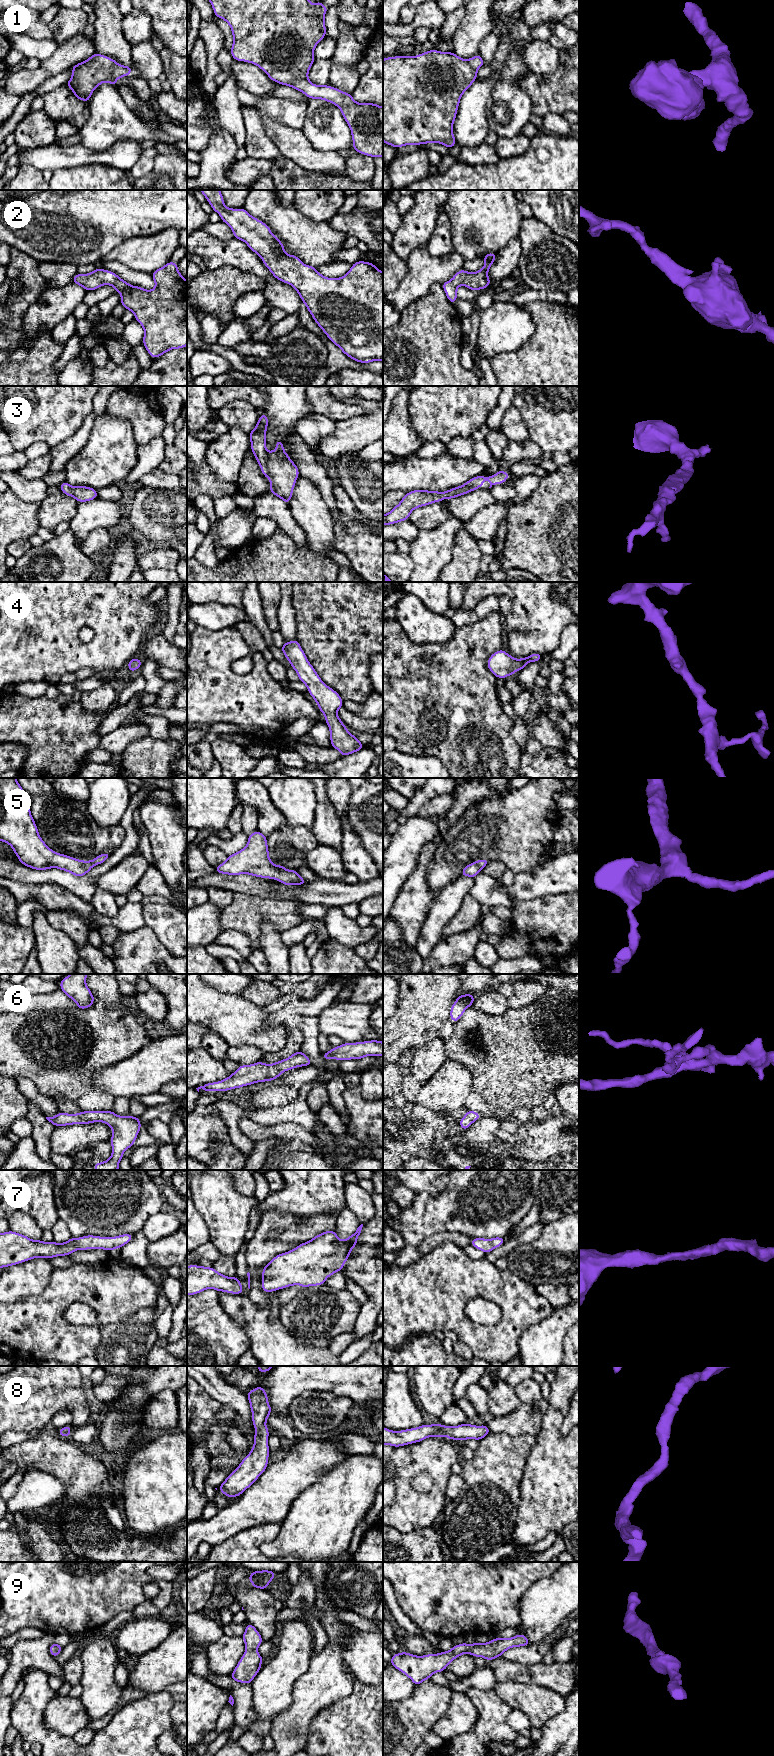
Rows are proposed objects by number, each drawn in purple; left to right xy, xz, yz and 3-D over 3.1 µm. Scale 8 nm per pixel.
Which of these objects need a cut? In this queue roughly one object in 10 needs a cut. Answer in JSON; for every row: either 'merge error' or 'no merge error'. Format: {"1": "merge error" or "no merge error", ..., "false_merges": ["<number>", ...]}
{"1": "no merge error", "2": "no merge error", "3": "no merge error", "4": "no merge error", "5": "no merge error", "6": "no merge error", "7": "no merge error", "8": "no merge error", "9": "no merge error", "false_merges": []}

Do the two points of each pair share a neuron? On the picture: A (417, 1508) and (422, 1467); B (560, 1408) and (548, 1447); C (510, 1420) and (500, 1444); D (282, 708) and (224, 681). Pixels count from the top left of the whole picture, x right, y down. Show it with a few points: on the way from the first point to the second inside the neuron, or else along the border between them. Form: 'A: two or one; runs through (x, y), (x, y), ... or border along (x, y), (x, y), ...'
A: one; runs through (408, 1497), (408, 1478), (411, 1475)
B: one; runs through (553, 1418), (550, 1437)
C: two; border along (491, 1432), (528, 1435)
D: one; runs through (268, 706), (258, 701), (243, 700), (238, 695)

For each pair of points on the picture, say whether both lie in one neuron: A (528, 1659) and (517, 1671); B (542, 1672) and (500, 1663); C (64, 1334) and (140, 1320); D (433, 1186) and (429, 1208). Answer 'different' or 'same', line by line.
A: different
B: same
C: different
D: different

